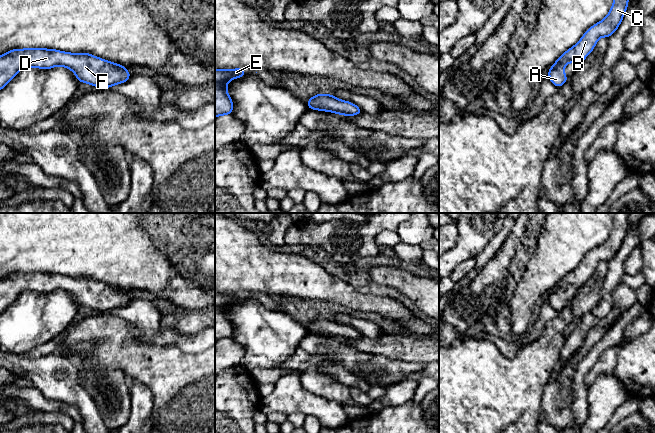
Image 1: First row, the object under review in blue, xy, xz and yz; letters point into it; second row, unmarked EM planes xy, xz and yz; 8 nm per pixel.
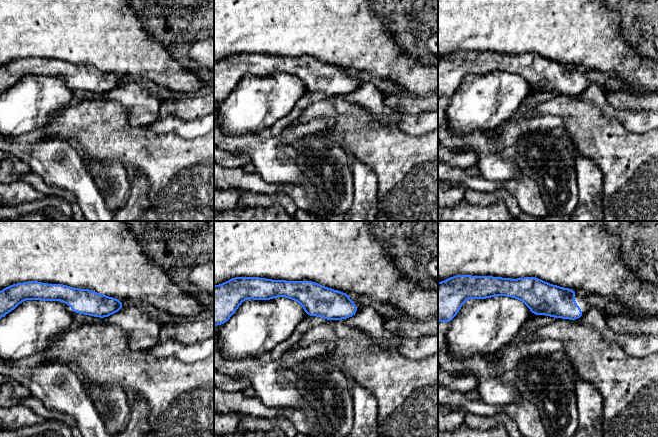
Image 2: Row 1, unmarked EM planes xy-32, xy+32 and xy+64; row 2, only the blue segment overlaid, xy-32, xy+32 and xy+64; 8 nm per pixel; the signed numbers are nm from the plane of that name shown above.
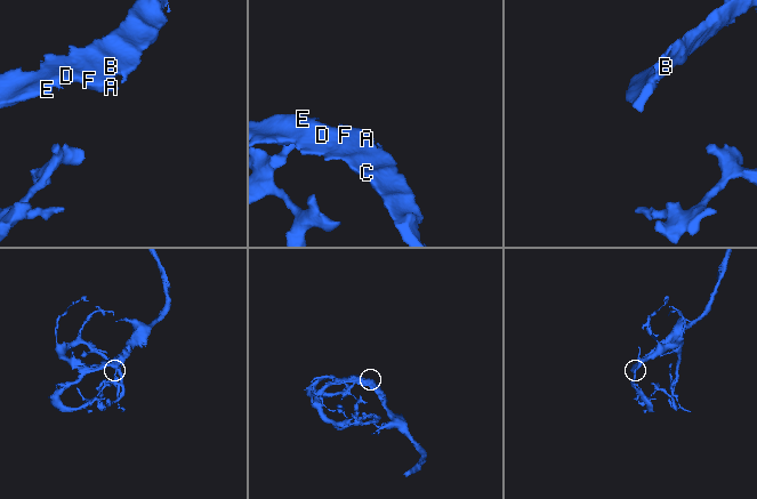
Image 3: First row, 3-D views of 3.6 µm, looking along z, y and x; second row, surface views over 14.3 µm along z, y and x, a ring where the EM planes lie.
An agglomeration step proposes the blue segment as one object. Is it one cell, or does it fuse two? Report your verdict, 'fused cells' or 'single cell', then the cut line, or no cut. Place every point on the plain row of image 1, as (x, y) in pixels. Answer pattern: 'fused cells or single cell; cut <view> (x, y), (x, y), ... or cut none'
single cell; cut none

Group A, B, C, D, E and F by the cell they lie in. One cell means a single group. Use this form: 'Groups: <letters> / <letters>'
Groups: A B C D E F

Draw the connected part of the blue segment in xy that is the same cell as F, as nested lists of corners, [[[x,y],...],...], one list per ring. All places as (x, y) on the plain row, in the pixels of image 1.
[[[12,273],[0,280],[0,314],[23,292],[51,293],[63,290],[72,294],[79,306],[101,313],[125,307],[132,300],[125,290],[89,277],[74,278],[55,273]]]

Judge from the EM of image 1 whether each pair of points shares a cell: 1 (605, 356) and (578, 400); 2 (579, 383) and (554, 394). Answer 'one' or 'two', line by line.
1: two
2: two

